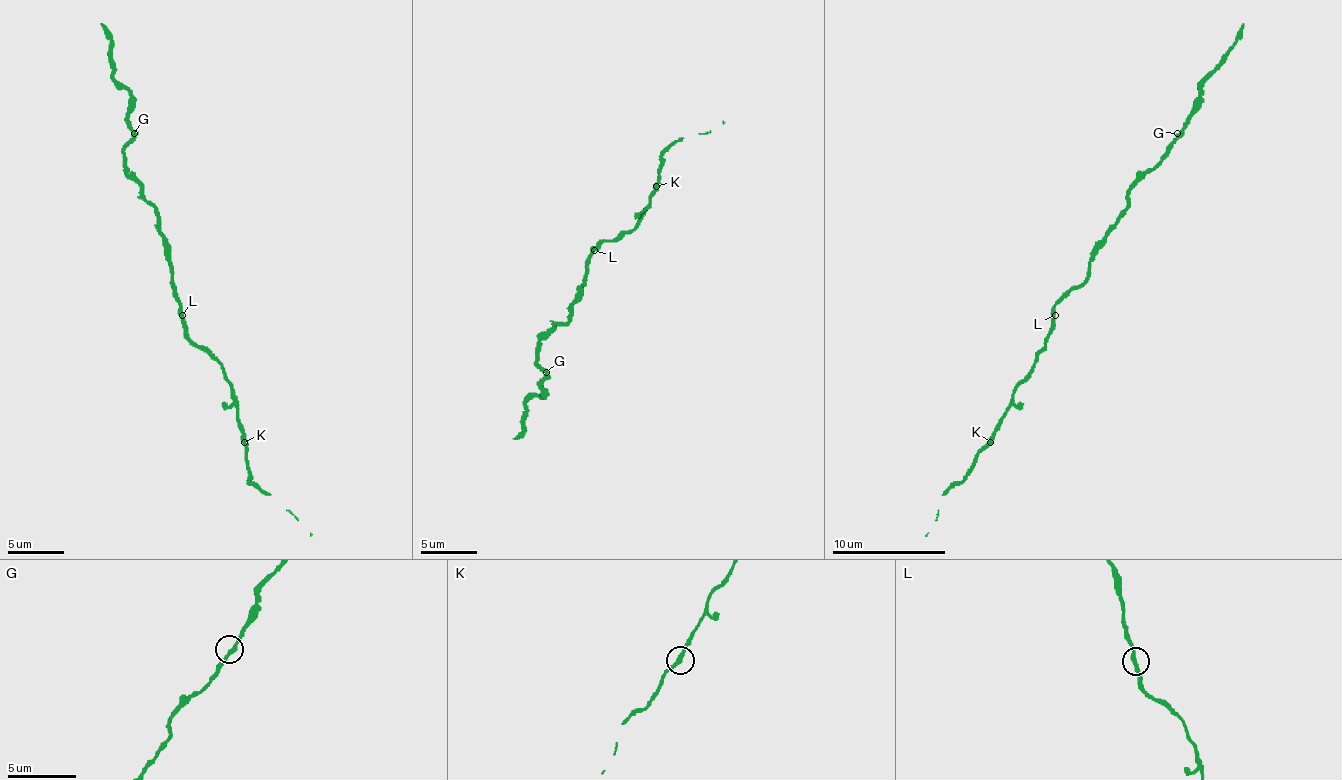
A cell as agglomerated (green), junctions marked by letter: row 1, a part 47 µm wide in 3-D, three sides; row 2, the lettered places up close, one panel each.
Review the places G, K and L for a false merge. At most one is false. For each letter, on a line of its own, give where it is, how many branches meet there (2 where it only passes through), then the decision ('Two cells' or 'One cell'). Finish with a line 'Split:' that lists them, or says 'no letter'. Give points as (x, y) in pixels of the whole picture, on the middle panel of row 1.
G: Place: (546, 372). Branches: 2. One cell
K: Place: (656, 186). Branches: 2. One cell
L: Place: (594, 250). Branches: 2. One cell
Split: no letter

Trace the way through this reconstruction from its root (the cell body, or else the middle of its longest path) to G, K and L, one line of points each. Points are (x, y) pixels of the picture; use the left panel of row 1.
G: (176, 289), (171, 247), (159, 233), (159, 213), (145, 199), (142, 187), (125, 165), (125, 145), (134, 133)
K: (176, 289), (185, 332), (222, 366), (224, 380), (233, 389), (233, 406), (244, 443)
L: (176, 289), (182, 315)

